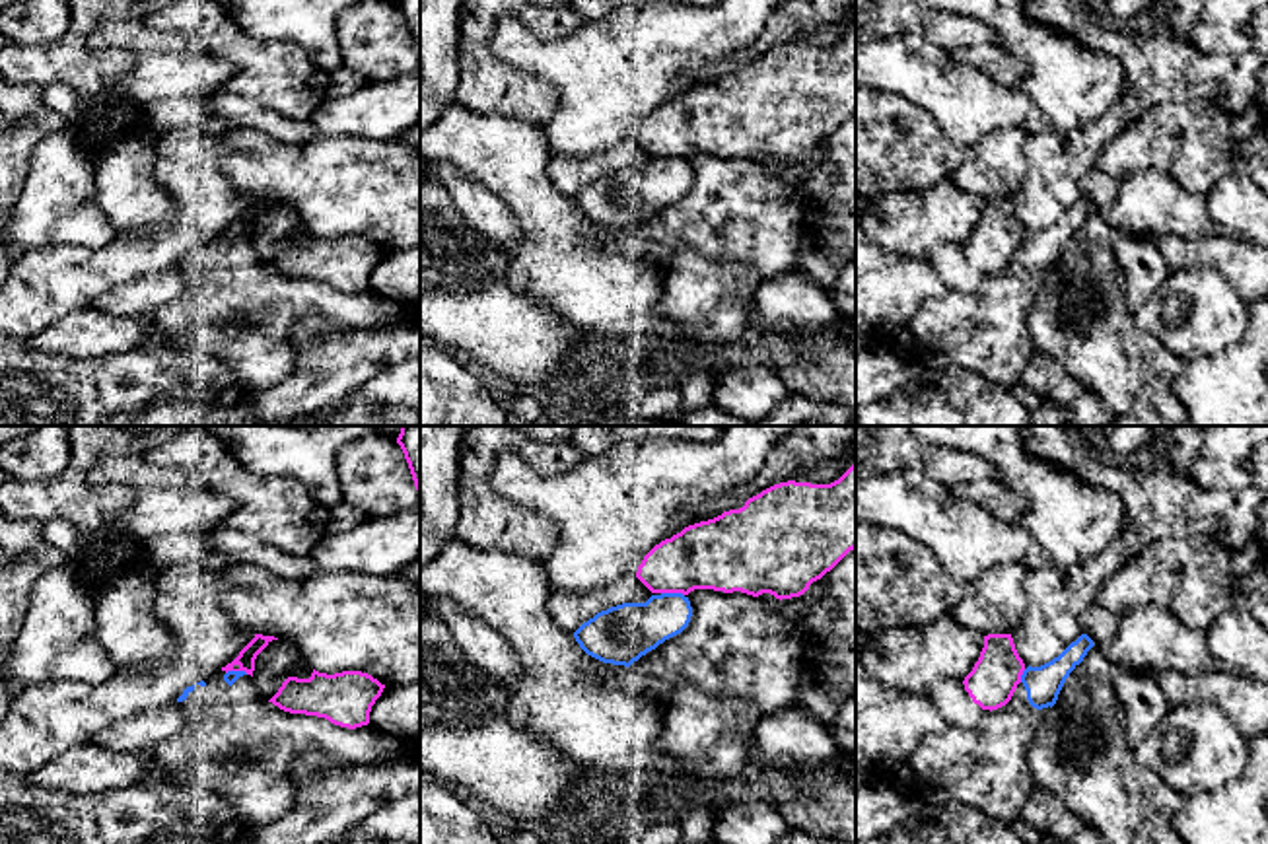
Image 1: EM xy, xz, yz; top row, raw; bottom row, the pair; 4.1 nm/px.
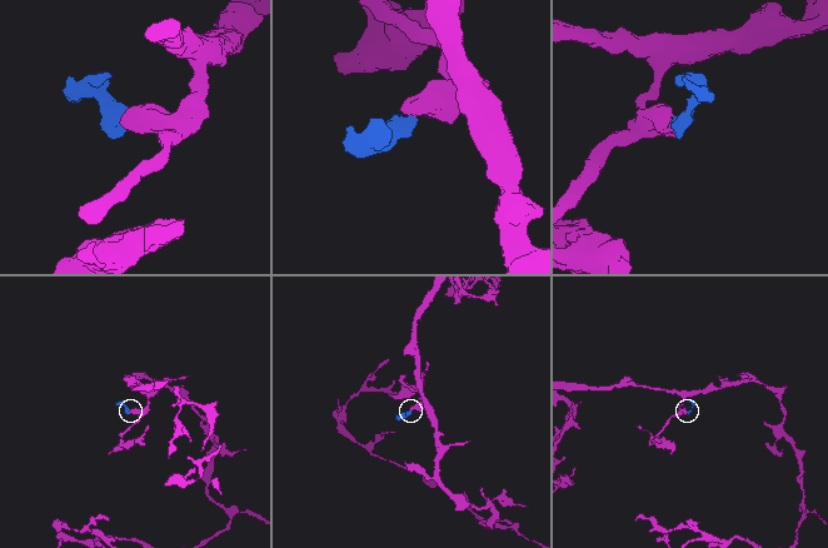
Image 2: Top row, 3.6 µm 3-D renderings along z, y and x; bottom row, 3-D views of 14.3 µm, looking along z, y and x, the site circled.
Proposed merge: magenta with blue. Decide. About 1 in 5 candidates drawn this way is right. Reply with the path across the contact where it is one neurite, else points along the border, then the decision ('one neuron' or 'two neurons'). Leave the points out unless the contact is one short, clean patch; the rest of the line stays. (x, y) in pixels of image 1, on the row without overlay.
two neurons

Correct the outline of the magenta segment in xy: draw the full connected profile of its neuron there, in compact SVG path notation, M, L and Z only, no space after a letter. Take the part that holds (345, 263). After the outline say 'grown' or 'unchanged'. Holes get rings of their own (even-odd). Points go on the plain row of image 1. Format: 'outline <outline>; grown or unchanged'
outline M313 233L309 243L288 241L268 264L284 276L325 282L356 294L370 288L370 276L385 249L362 235L335 239Z; unchanged

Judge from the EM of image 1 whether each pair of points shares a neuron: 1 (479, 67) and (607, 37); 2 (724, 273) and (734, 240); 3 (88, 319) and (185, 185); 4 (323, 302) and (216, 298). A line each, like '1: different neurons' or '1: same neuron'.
1: different neurons
2: different neurons
3: different neurons
4: same neuron

